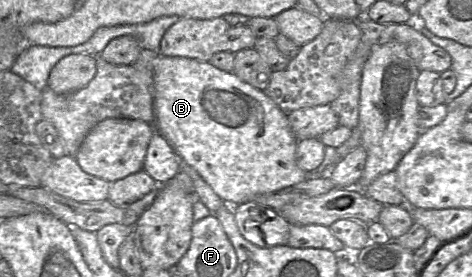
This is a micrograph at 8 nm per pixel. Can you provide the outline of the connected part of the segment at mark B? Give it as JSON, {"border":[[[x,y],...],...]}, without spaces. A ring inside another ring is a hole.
{"border":[[[158,54],[153,61],[152,75],[155,132],[162,134],[168,140],[181,161],[194,168],[225,203],[230,206],[237,206],[249,202],[258,195],[277,192],[308,179],[307,172],[300,169],[296,163],[298,139],[292,131],[288,113],[284,112],[265,91],[256,89],[242,81],[234,72],[225,72],[214,67],[210,62],[202,62],[185,57],[168,57]]]}

